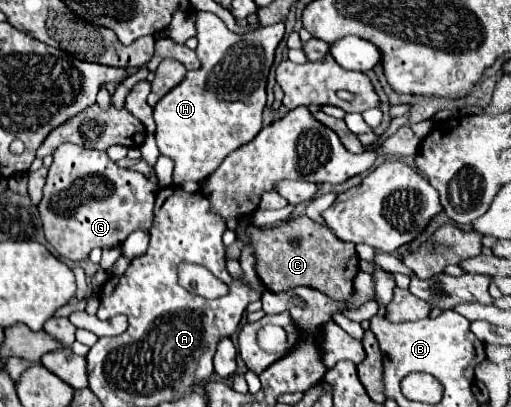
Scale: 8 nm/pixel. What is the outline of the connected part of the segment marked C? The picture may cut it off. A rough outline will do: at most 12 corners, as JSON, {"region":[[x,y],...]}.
{"region":[[308,216],[248,228],[270,292],[348,300],[352,242]]}

